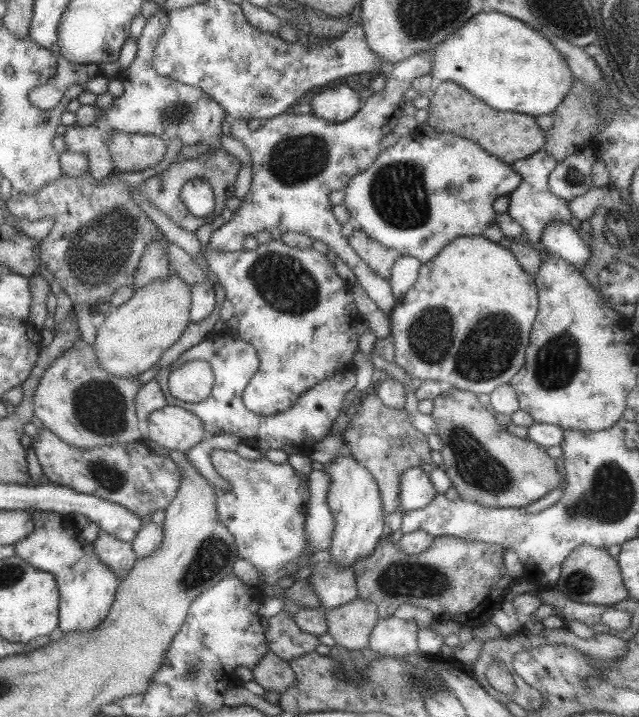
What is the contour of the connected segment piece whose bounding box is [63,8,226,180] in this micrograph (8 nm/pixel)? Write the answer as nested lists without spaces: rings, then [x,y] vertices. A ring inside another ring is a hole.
[[[157,8],[151,16],[146,18],[142,31],[135,41],[137,50],[133,62],[131,62],[127,68],[120,68],[115,75],[115,77],[121,81],[123,92],[120,96],[113,98],[113,101],[108,108],[102,110],[104,116],[101,119],[96,119],[92,124],[75,124],[65,129],[65,133],[63,134],[65,151],[83,154],[87,160],[87,164],[89,164],[88,172],[95,180],[100,180],[103,177],[107,178],[110,173],[115,172],[113,162],[110,160],[106,149],[108,139],[115,132],[123,132],[124,134],[147,134],[161,138],[167,143],[168,140],[177,138],[182,143],[182,146],[197,145],[197,143],[204,142],[209,147],[207,151],[201,155],[201,158],[206,158],[206,154],[210,154],[210,152],[214,152],[214,150],[221,148],[221,123],[226,117],[225,111],[221,109],[221,106],[218,106],[217,102],[211,100],[203,90],[172,81],[169,78],[157,74],[157,72],[153,70],[152,52],[154,46],[157,44],[158,38],[163,34],[163,31],[167,26],[167,19],[168,11],[164,8]]]

